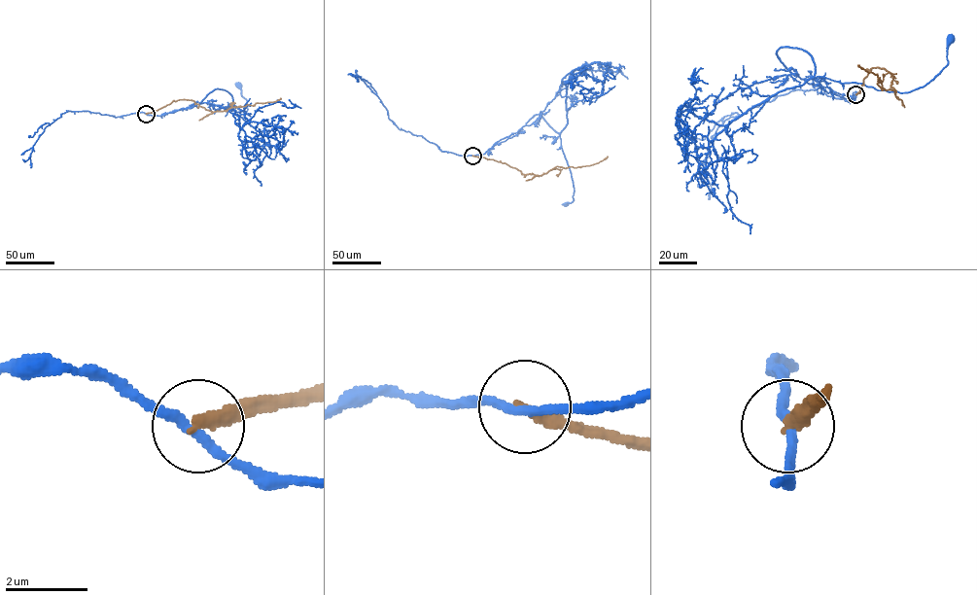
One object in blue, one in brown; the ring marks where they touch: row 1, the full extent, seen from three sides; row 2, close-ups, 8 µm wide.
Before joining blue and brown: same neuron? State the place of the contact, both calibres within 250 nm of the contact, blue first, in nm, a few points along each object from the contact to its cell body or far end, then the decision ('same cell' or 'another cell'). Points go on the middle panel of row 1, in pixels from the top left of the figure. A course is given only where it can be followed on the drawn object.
at (472, 156); 220 nm thick on the blue side, 320 nm on the other; blue runs (472, 156), (484, 154), (540, 114), (560, 134), (574, 189), (574, 200), (565, 203); brown runs (472, 156), (506, 163), (522, 174), (539, 176), (556, 166), (589, 165), (608, 156); another cell

